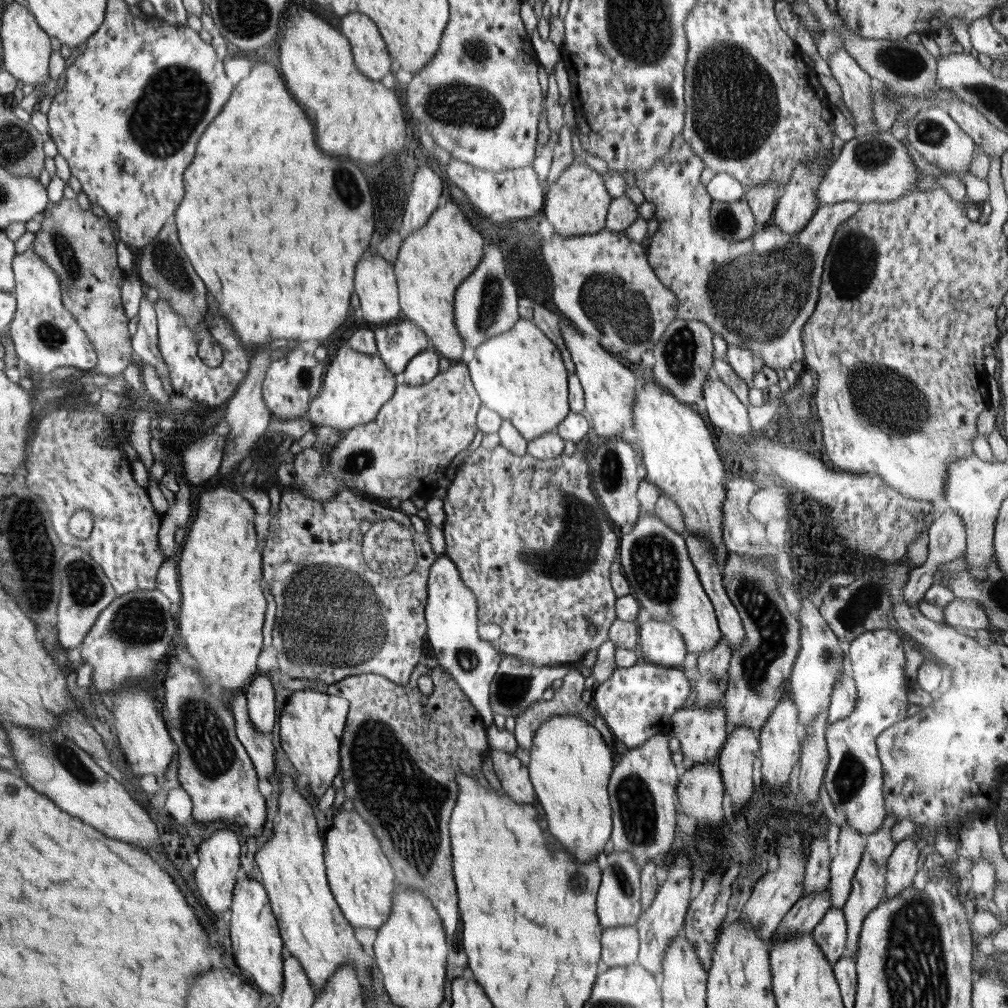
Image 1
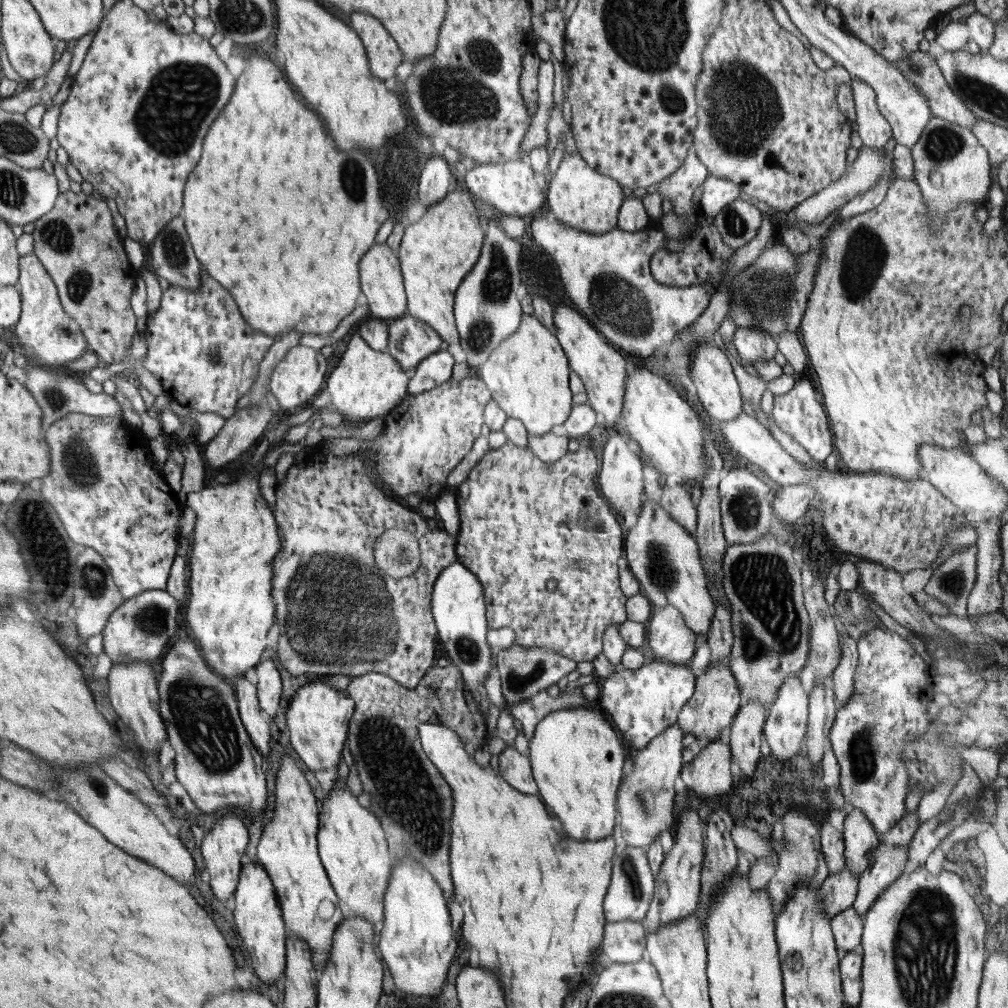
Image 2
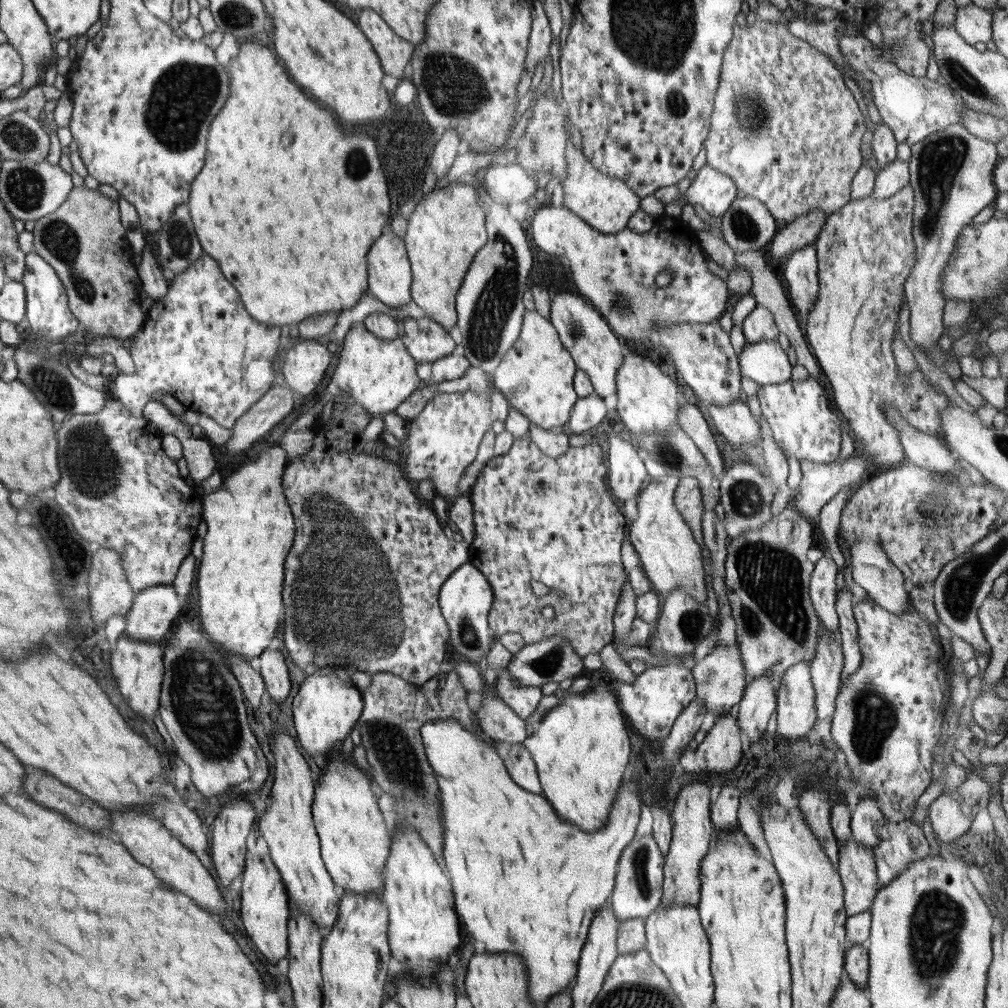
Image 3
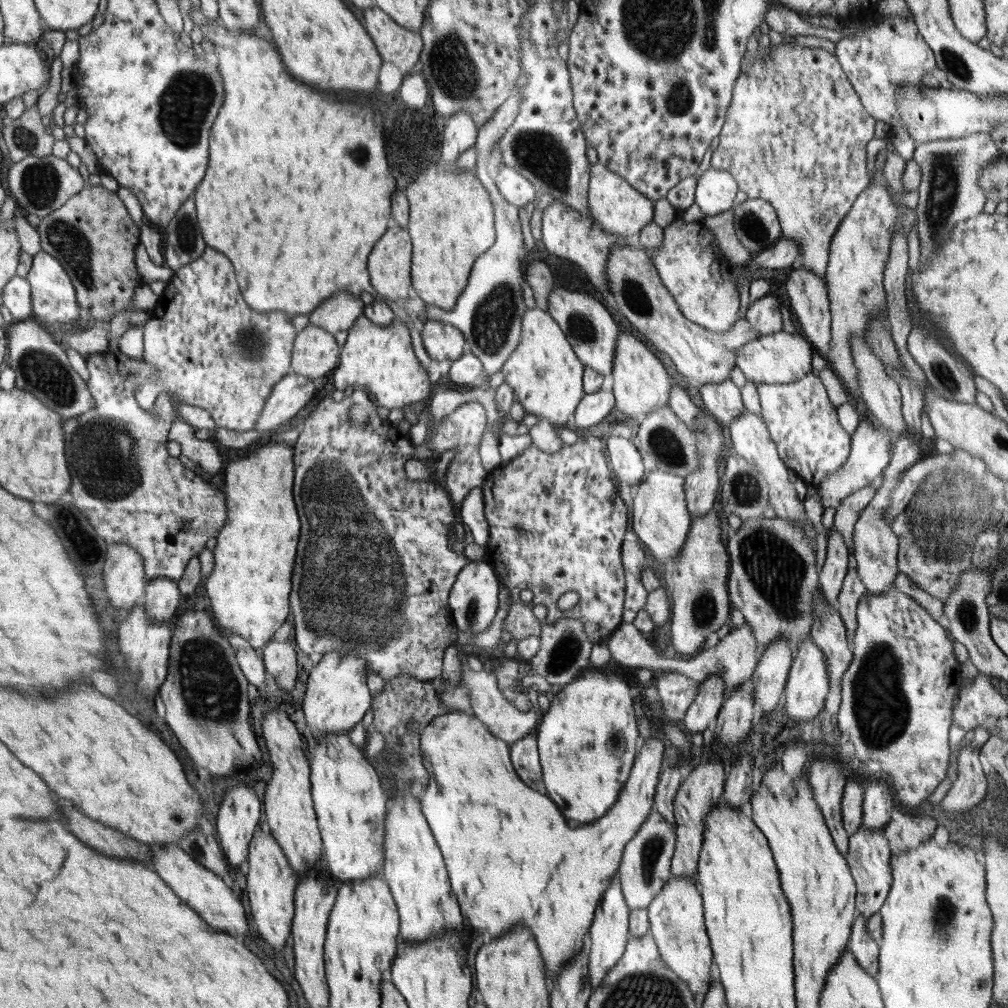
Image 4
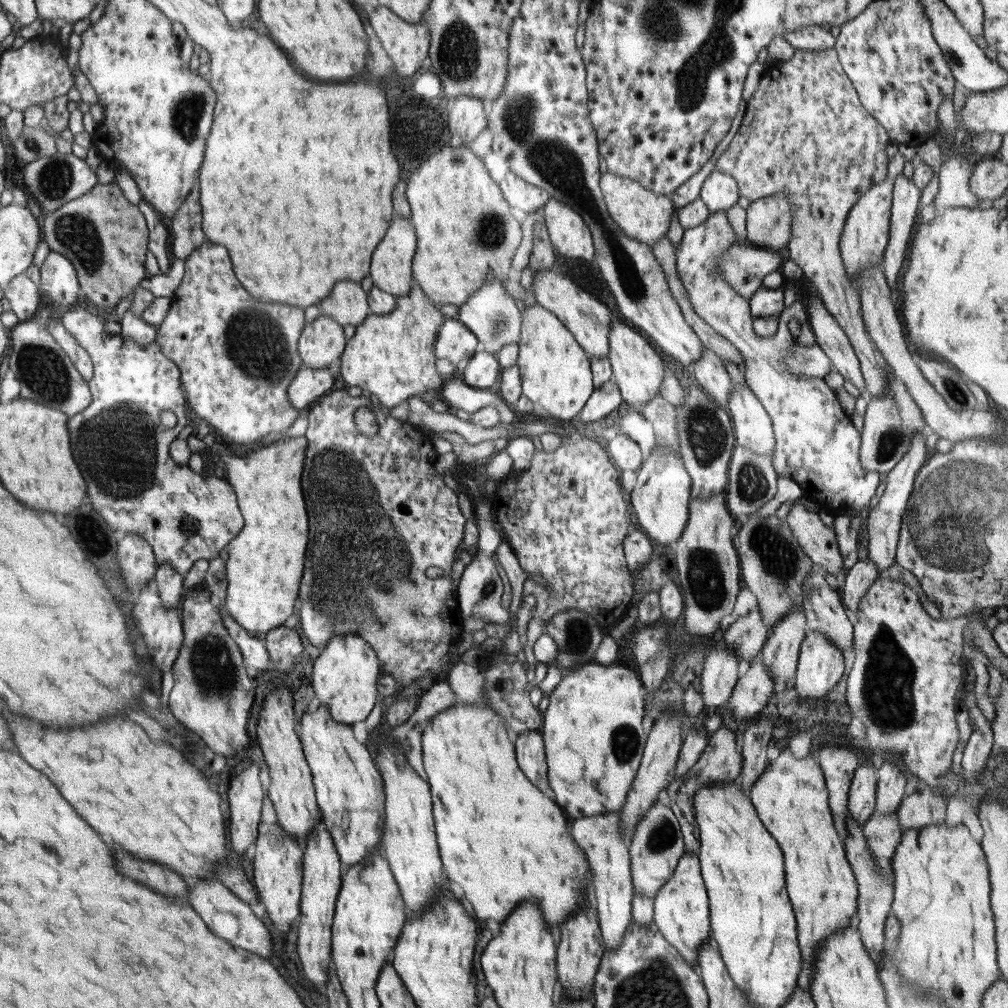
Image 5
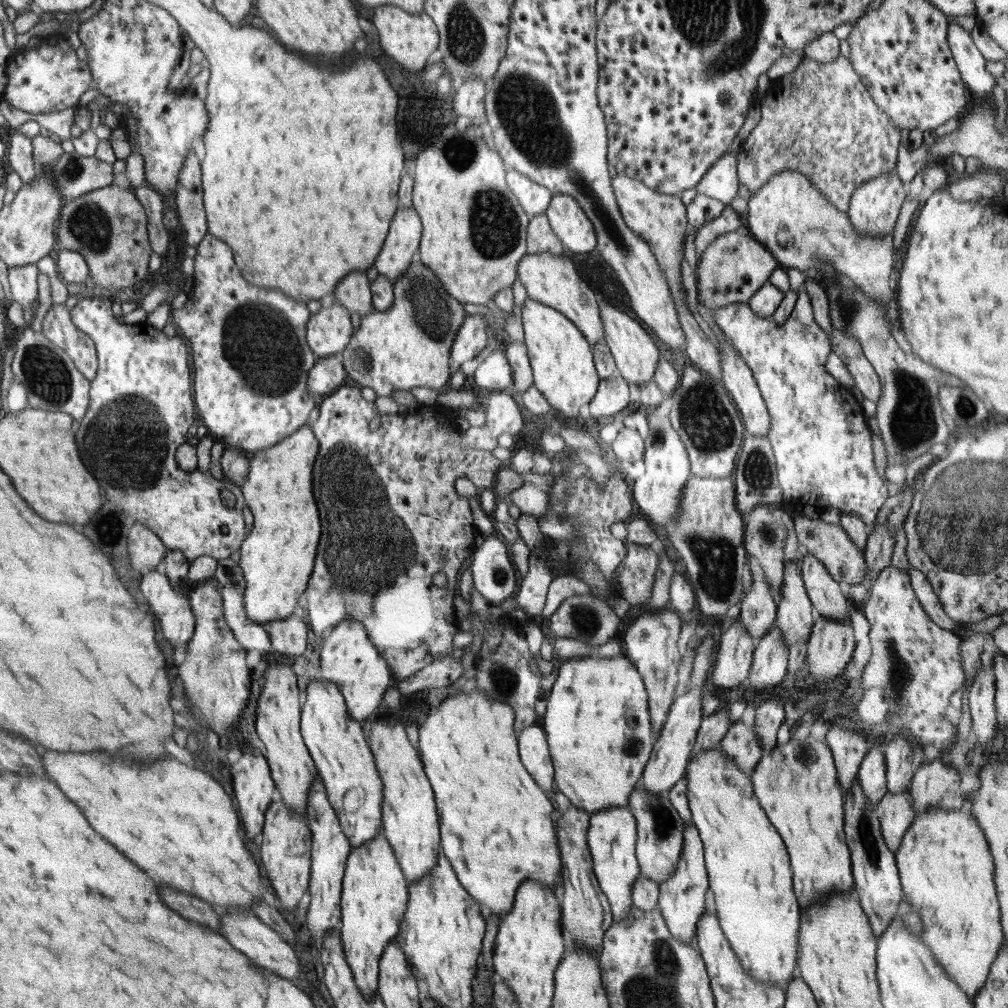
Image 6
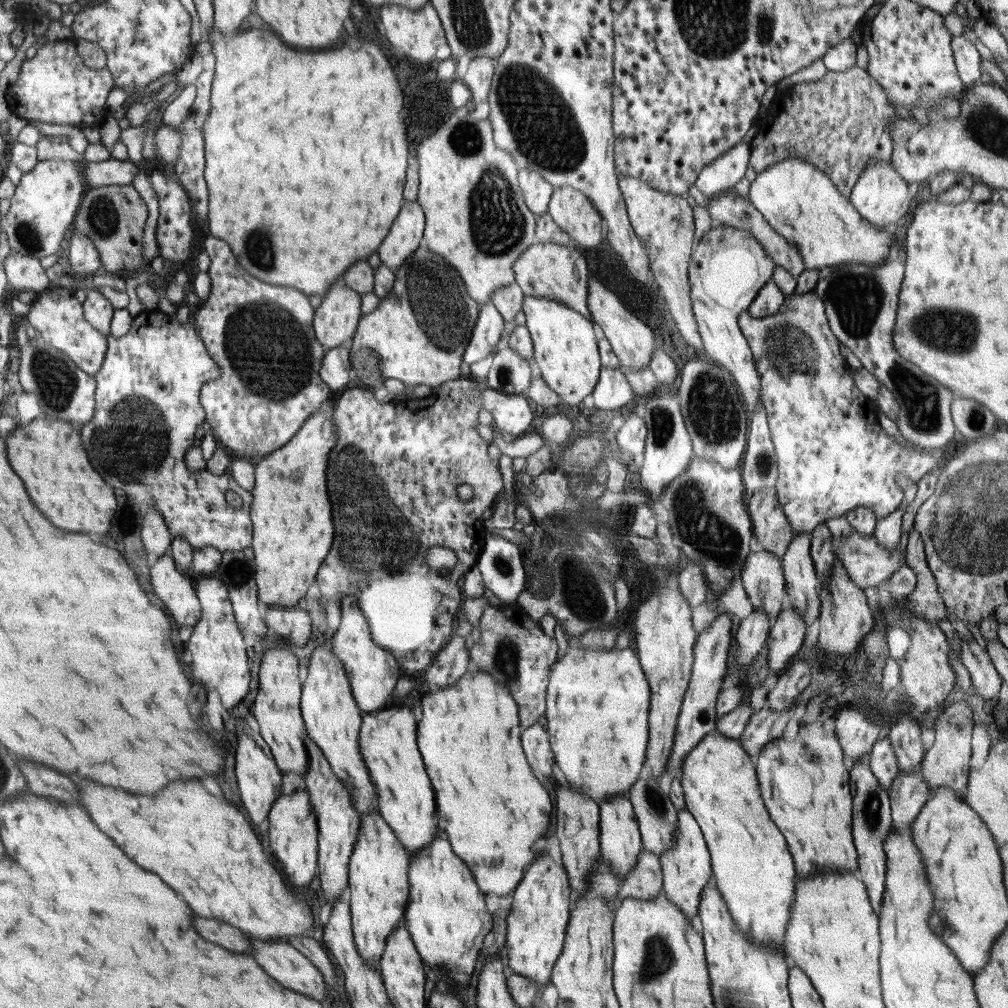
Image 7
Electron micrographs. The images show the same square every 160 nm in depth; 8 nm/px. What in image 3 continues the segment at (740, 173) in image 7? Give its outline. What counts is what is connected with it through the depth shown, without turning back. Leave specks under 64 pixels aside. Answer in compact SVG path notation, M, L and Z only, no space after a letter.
M704 165L691 183L684 188L685 196L665 205L665 215L680 218L686 201L700 204L713 217L722 217L736 199L737 186L726 174Z

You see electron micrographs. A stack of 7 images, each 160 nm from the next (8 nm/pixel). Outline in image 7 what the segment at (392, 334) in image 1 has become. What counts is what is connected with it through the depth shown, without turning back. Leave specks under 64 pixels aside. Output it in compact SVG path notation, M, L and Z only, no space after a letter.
M488 303L481 306L478 320L475 321L474 332L463 354L461 372L463 377L469 376L469 366L479 360L490 356L496 344L501 341L504 330L503 316L496 310L494 304Z

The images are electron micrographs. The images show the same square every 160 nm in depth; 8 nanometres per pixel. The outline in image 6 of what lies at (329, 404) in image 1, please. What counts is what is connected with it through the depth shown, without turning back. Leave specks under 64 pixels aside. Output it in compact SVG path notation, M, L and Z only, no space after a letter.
M416 256L416 260L411 260L410 266L406 268L406 270L402 273L402 276L394 282L393 303L390 305L390 308L384 311L374 310L372 313L366 314L366 316L361 318L361 323L360 326L358 326L358 330L353 332L348 346L345 346L345 349L343 350L343 367L345 368L347 375L350 376L354 382L361 384L362 387L368 386L368 388L373 388L377 396L392 397L393 390L410 391L411 388L418 387L434 388L434 390L439 390L440 393L445 391L448 388L451 376L450 366L448 365L451 357L451 348L454 344L457 330L462 328L463 320L466 320L467 317L462 305L463 304L460 304L459 300L456 300L454 296L452 296L450 292L443 287L443 284L437 279L434 272L432 272L425 264L422 264L422 261L418 260L418 256Z

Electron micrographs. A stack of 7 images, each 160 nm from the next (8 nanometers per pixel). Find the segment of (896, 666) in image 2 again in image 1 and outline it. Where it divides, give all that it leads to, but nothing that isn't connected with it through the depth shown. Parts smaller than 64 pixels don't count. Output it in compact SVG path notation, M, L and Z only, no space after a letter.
M876 629L860 634L846 649L857 699L850 716L833 722L825 732L829 764L821 791L826 802L844 805L848 824L869 835L876 832L887 817L882 790L885 772L876 741L884 730L908 716L908 706L912 704L908 700L909 680L905 673L906 646L894 630Z

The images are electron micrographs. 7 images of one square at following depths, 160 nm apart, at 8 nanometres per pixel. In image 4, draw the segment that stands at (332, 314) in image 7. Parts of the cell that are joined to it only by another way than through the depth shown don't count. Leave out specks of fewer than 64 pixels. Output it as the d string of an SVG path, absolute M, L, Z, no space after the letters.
M308 324L297 332L292 351L291 372L320 382L339 361L340 346L334 335Z

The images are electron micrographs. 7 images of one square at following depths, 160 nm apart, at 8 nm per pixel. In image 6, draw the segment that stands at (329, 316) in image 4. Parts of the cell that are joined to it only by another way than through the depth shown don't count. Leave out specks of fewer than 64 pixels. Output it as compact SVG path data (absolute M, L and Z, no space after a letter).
M366 272L348 273L348 276L341 278L334 291L335 300L342 303L351 314L357 313L362 318L374 311L371 282L368 281Z

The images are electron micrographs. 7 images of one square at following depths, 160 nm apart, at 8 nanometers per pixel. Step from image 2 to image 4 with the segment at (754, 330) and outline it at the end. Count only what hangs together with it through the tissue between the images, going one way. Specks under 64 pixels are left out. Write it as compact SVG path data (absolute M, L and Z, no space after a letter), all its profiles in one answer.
M768 292L752 303L745 318L759 332L759 336L777 333L782 331L781 306L777 296Z

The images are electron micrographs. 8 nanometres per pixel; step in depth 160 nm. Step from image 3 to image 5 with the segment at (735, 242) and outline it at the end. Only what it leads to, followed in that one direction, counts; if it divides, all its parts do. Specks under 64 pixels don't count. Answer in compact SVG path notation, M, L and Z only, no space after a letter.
M786 195L751 201L747 208L747 240L755 246L785 253L793 231L791 204Z

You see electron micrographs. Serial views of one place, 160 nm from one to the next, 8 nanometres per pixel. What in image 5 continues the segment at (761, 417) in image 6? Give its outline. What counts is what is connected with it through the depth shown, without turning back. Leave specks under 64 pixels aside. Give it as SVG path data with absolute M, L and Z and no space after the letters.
M734 387L726 409L734 425L736 445L748 447L759 455L772 456L775 447L773 422L750 387Z

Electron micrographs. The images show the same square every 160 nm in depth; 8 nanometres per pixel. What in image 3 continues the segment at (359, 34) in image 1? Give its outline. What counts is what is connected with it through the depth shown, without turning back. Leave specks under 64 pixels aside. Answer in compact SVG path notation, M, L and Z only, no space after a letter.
M362 10L358 16L358 26L372 43L384 74L404 78L404 68L410 63L416 45L394 34L374 10Z

